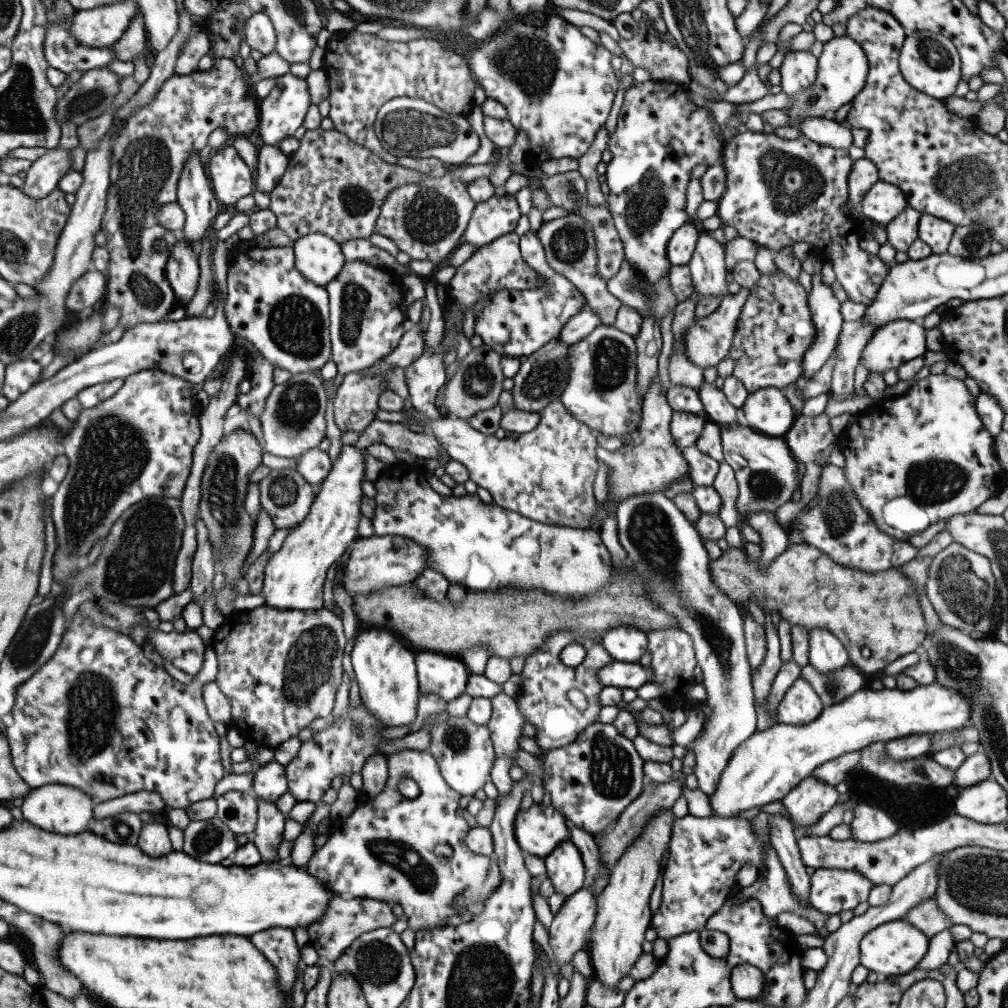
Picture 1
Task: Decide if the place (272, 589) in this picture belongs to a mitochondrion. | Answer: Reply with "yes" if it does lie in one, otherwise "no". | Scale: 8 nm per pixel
no

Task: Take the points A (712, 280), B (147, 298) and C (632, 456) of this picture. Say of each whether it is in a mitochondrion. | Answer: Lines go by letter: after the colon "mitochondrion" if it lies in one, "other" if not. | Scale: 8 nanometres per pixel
A: other
B: mitochondrion
C: other

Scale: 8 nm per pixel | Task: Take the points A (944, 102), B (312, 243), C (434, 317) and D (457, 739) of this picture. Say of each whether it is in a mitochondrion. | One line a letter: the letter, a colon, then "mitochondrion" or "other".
A: other
B: other
C: other
D: mitochondrion

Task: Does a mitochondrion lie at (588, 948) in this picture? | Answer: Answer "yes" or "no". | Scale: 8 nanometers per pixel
no

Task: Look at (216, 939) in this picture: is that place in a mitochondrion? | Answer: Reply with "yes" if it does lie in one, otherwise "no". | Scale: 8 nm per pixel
no

